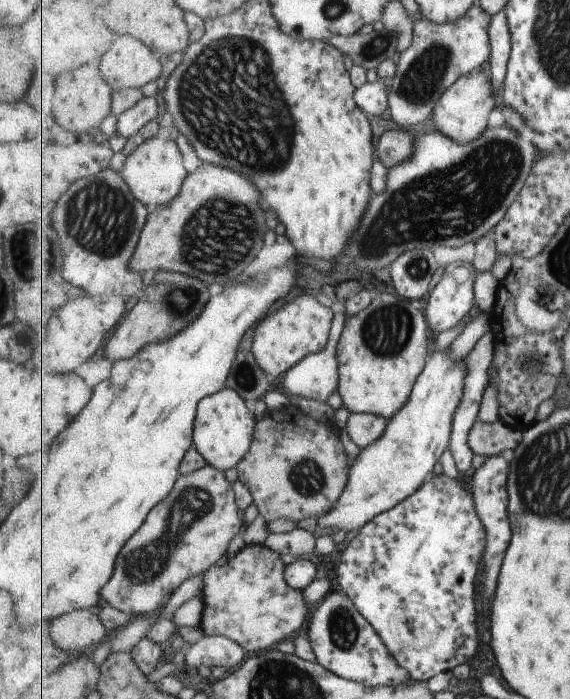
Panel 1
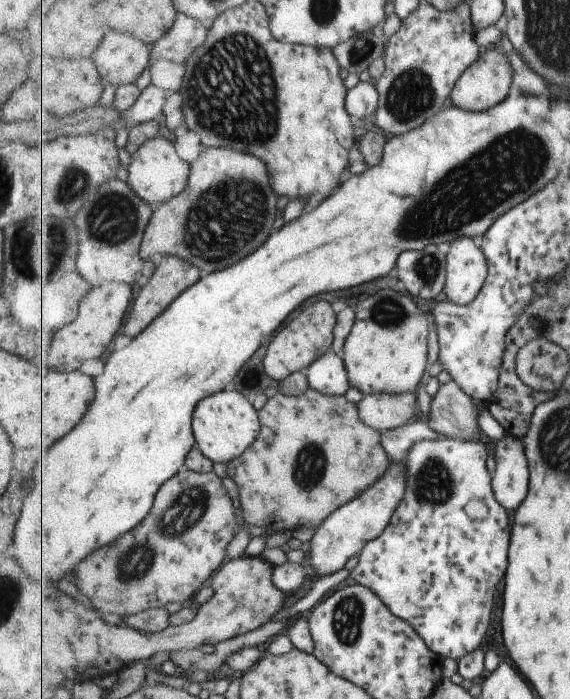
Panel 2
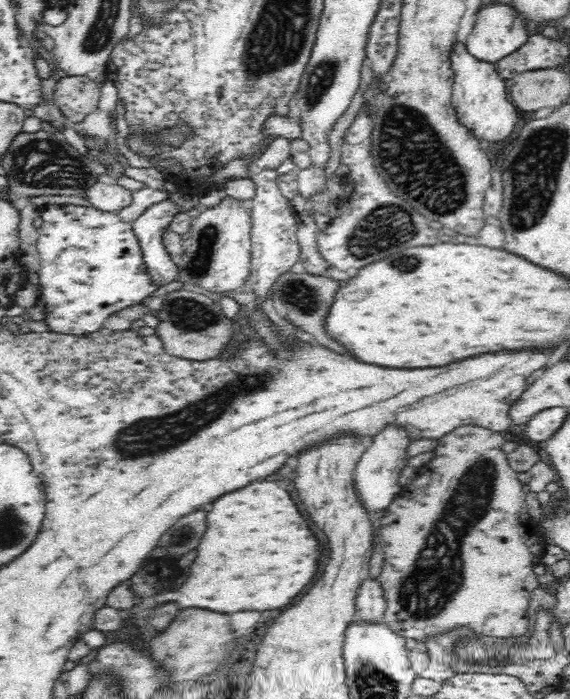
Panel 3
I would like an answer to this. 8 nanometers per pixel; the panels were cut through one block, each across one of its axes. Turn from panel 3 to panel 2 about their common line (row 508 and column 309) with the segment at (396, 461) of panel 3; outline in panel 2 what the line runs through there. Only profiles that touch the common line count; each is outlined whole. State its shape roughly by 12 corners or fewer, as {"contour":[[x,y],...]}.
{"contour":[[332,351],[304,375],[323,394],[343,395],[351,388],[346,362]]}

